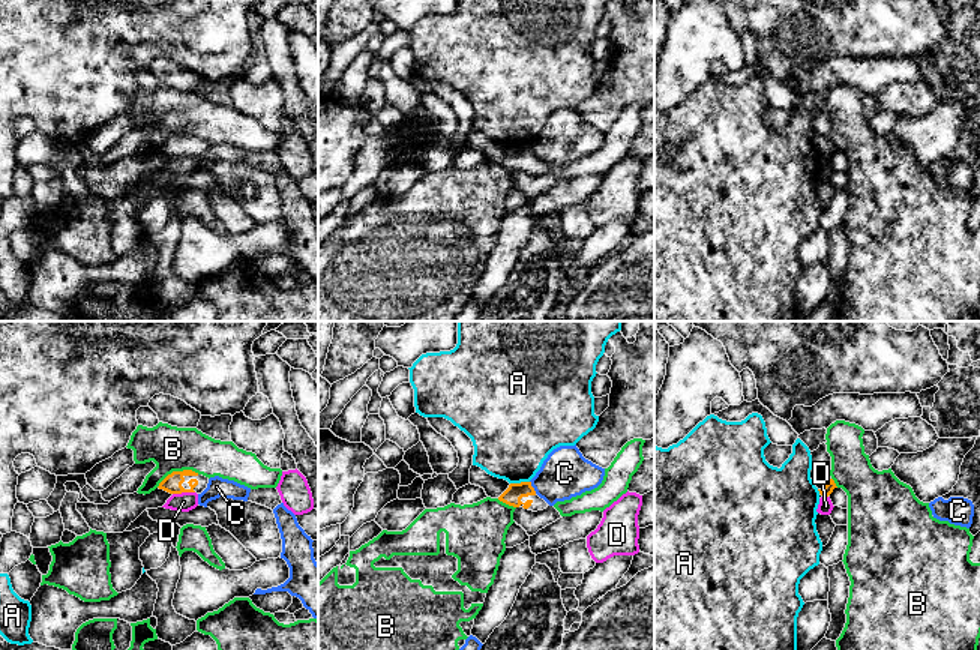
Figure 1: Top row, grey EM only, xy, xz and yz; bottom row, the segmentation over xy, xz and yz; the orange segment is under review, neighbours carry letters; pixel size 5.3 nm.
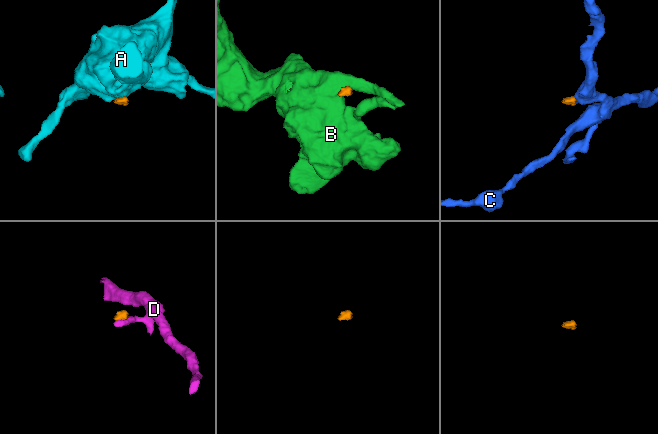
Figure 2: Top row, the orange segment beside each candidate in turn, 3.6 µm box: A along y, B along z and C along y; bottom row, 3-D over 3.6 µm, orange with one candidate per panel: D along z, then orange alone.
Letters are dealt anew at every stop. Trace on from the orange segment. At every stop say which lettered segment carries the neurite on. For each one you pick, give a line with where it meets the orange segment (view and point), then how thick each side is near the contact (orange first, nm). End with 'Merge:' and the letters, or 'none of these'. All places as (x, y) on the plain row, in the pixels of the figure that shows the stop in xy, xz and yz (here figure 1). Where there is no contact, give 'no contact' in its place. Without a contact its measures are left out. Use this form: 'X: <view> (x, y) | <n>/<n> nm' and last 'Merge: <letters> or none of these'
Merge: none of these

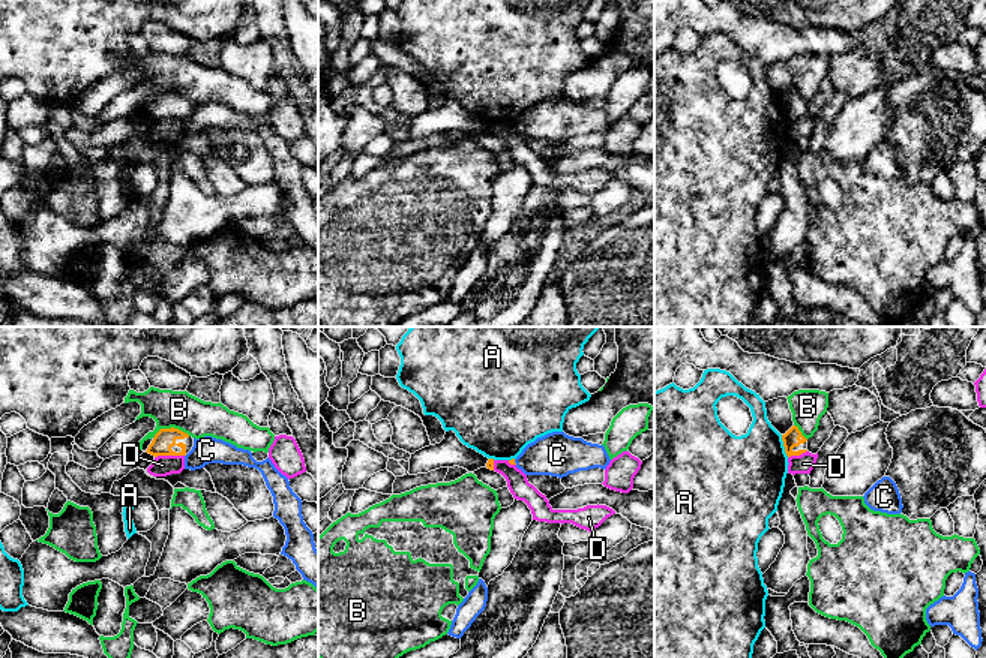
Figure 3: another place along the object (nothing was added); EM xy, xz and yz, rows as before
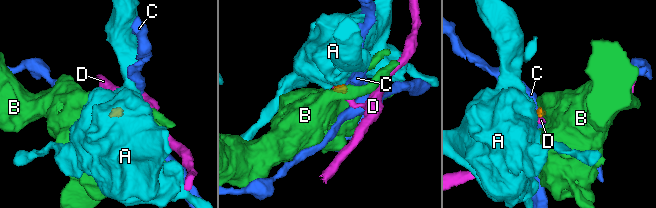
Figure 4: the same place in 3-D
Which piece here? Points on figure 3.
Merge: none of these

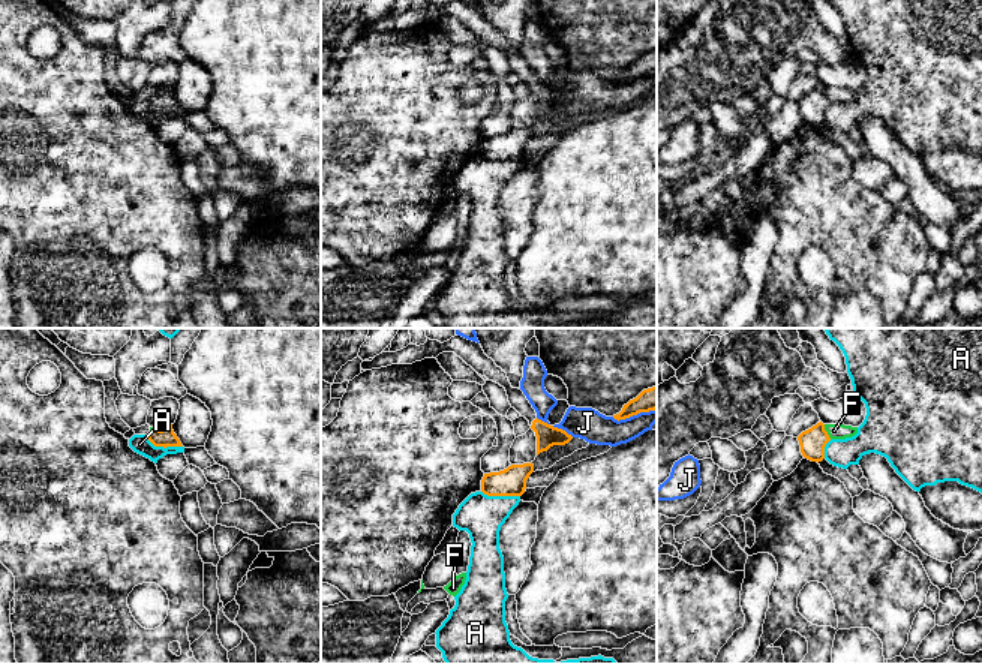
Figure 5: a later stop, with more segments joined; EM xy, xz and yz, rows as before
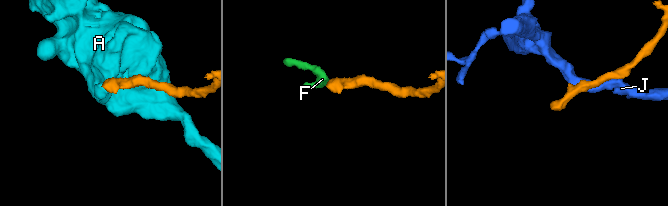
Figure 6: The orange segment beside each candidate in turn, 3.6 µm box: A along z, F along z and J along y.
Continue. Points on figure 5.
F: yz (826, 96) | 140/80 nm
Merge: F

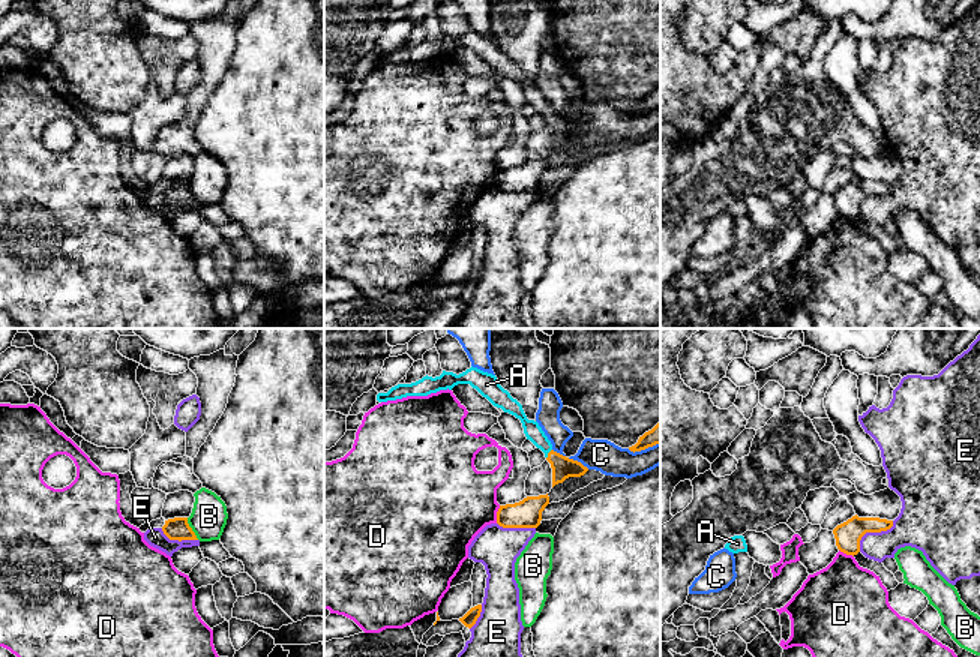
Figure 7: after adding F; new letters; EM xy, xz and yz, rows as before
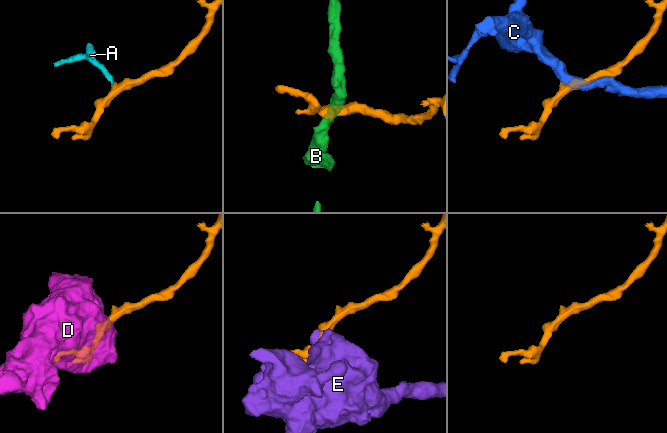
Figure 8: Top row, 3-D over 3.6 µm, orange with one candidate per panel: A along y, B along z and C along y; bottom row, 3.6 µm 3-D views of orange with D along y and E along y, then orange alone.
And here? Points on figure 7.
A: xz (548, 117) | 120/90 nm
Merge: A

